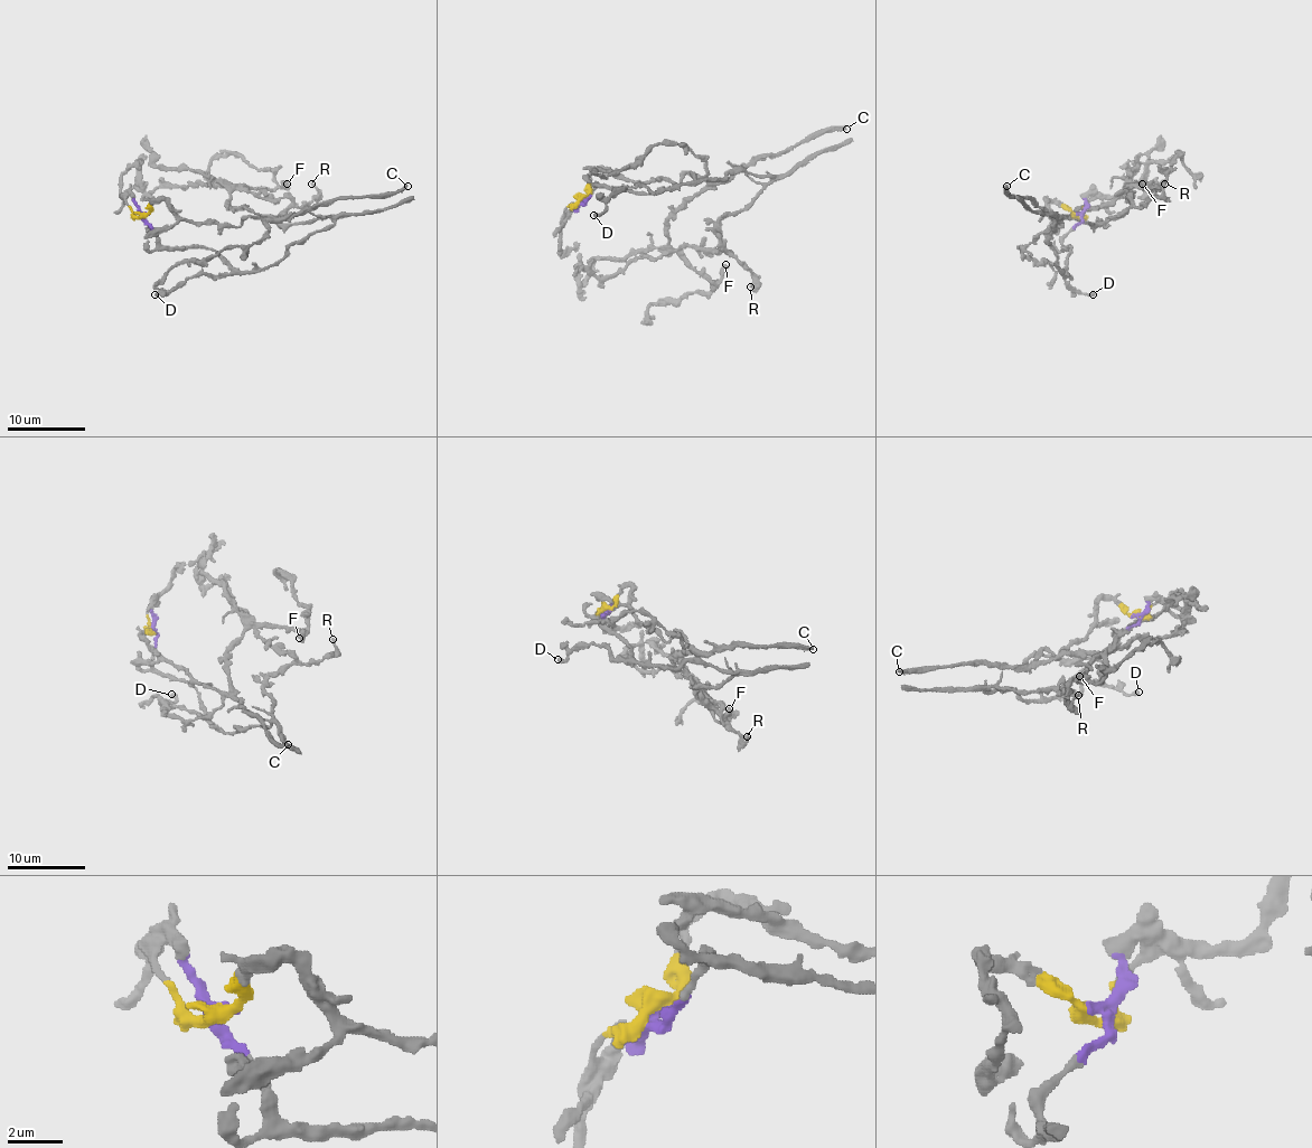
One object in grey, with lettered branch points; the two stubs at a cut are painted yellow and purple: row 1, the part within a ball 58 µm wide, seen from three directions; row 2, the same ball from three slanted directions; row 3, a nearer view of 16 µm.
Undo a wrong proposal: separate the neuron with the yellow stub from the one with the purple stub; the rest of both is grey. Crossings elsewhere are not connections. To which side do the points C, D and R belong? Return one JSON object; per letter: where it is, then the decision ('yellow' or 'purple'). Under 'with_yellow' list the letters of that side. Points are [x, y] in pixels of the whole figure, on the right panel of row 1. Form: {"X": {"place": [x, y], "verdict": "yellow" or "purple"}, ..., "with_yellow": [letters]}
{"C": {"place": [1006, 186], "verdict": "yellow"}, "D": {"place": [1093, 294], "verdict": "purple"}, "R": {"place": [1164, 184], "verdict": "purple"}, "with_yellow": ["C"]}

